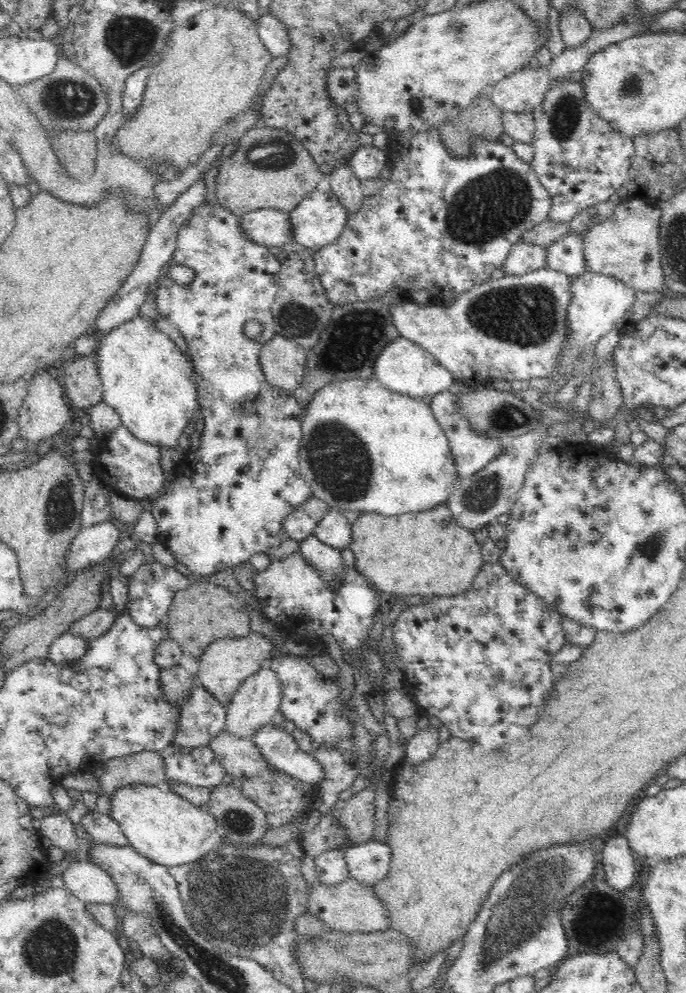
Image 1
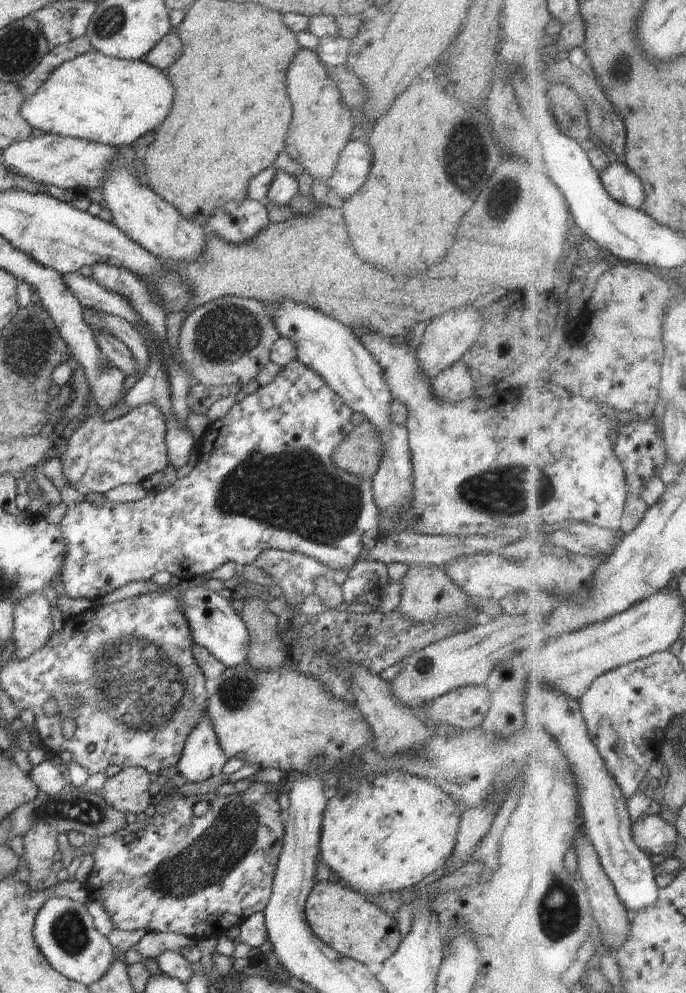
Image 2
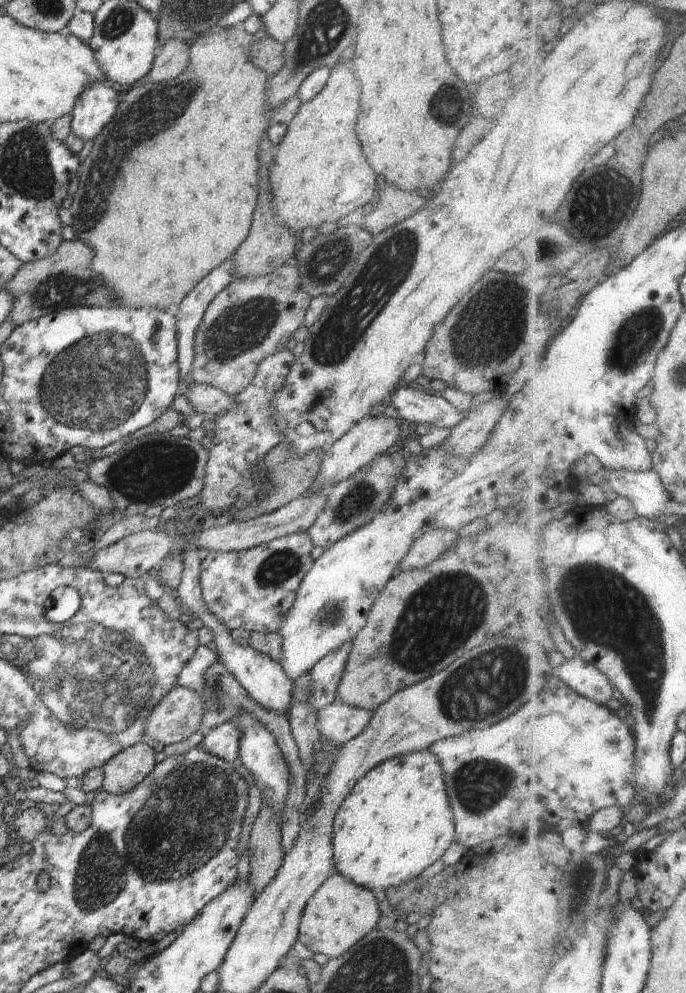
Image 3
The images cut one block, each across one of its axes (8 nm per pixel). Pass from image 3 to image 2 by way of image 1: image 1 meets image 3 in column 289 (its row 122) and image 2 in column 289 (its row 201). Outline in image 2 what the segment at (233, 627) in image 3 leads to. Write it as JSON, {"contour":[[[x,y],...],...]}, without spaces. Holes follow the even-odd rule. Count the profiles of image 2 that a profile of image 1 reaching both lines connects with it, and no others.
{"contour":[[[276,549],[265,550],[254,560],[253,565],[270,576],[290,604],[299,605],[315,592],[314,580],[318,576],[331,576],[333,572],[315,558],[302,553]]]}

